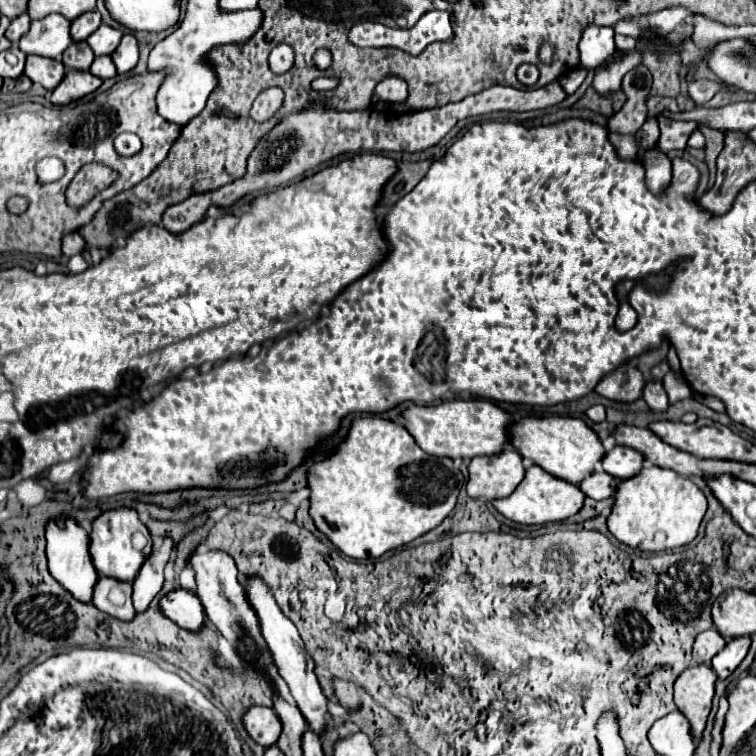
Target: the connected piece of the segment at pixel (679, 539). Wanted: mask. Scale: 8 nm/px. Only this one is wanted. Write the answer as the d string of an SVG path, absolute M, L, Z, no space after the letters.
M644 466L642 474L636 474L634 478L628 478L626 482L618 484L616 504L612 508L612 514L608 516L608 530L622 544L630 548L640 548L644 552L662 552L662 550L686 546L698 536L698 528L706 514L706 506L708 506L706 496L692 480L680 478L676 472L660 468L660 466Z

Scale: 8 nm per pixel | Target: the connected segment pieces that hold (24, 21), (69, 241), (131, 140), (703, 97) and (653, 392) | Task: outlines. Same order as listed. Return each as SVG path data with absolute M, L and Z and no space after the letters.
M20 14L20 16L14 18L12 24L8 26L6 38L8 38L12 44L18 44L18 40L26 34L28 28L30 28L30 16L28 16L28 14Z
M70 232L66 234L66 238L62 238L62 254L64 256L74 256L84 252L84 240L78 232Z
M124 134L124 138L116 138L114 140L114 146L116 146L116 150L118 150L118 154L122 154L122 156L132 156L132 154L136 154L140 148L142 148L142 144L140 144L140 140L134 136L134 134Z
M694 80L692 84L688 84L687 92L695 104L704 104L718 92L718 84L710 80Z
M648 380L642 396L652 410L666 410L668 408L668 394L664 390L662 380Z

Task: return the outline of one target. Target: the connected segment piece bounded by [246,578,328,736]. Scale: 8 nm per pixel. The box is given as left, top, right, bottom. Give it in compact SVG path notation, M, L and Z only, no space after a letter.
M250 578L246 580L246 596L250 600L250 604L254 606L258 618L260 618L260 626L262 626L262 636L268 644L268 650L272 654L274 664L278 666L278 674L282 676L282 680L288 684L290 694L294 696L300 712L304 714L306 722L310 722L310 728L322 736L326 732L326 714L328 714L328 698L324 696L316 674L314 674L314 662L310 660L310 656L304 652L304 644L302 638L296 630L296 626L292 626L292 622L282 614L282 610L278 608L274 596L270 594L268 586L260 580L260 578Z

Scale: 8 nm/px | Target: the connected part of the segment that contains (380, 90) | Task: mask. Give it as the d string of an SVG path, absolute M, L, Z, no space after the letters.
M394 76L382 80L374 90L372 102L376 104L380 100L386 100L390 104L404 104L408 100L408 84L400 78L394 78Z

